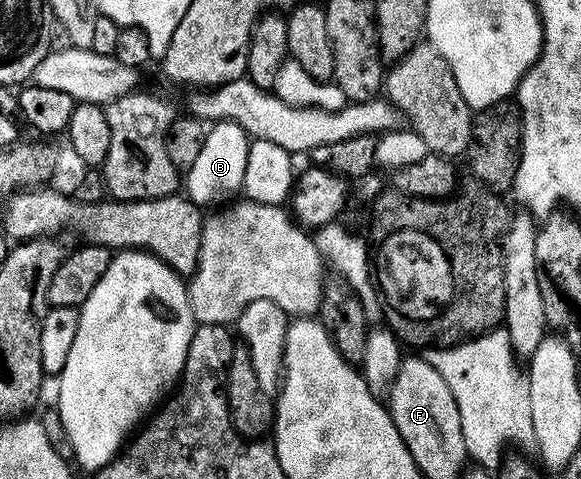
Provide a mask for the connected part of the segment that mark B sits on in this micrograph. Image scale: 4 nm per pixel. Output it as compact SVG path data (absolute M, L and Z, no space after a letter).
M219 120L211 123L200 155L184 172L184 192L189 200L199 206L222 206L233 201L237 197L234 195L242 192L244 166L248 166L248 150L251 143L251 137L247 136L245 130L236 122Z

